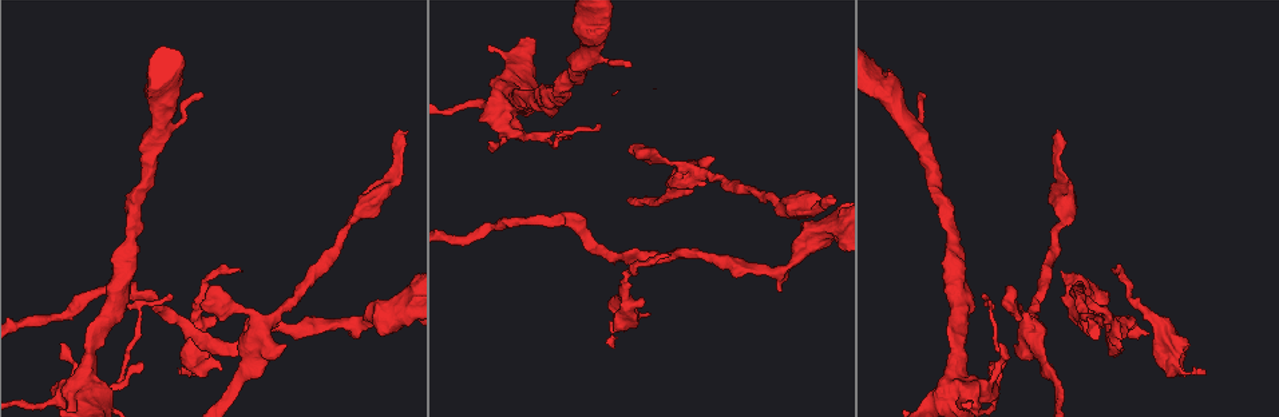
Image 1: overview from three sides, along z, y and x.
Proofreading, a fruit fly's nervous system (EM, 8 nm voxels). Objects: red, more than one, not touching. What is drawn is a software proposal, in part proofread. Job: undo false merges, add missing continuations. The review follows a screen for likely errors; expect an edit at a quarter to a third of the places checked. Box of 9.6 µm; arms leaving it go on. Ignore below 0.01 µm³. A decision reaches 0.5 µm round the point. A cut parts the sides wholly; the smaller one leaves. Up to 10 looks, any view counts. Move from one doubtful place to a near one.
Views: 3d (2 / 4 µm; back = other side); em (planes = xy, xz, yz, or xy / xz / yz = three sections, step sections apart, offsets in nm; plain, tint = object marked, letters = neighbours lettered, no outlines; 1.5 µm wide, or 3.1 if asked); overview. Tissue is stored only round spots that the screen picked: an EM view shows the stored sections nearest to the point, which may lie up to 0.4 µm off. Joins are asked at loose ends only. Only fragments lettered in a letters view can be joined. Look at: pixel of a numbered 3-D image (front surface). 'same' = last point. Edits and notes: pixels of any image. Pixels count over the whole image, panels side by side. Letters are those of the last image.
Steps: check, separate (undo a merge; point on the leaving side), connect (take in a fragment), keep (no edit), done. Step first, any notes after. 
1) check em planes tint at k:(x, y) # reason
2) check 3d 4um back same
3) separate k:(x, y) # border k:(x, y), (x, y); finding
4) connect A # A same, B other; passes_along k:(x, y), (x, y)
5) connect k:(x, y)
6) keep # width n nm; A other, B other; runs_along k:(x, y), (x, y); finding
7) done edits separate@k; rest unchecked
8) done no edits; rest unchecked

check 3d 4um at 1:(1112, 271)

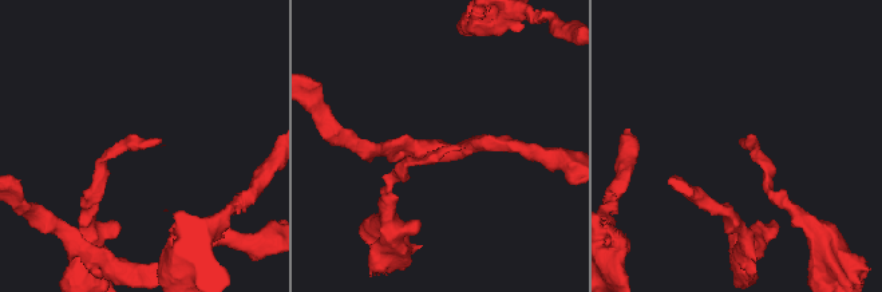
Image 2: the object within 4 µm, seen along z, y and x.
check em xz step 8 tint at 2:(160, 141)

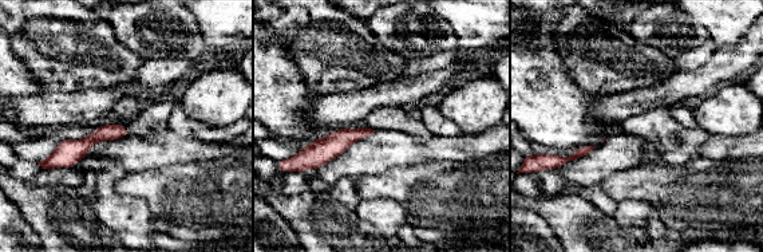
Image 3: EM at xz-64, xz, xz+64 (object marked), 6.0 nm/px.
check em planes letters same # cut it another way

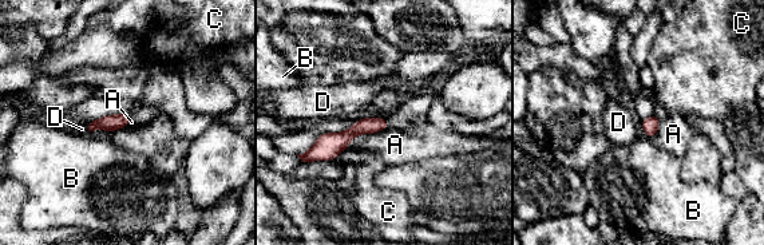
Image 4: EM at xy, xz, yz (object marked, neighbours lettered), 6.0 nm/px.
keep # width 100 nm; A other, B other, C other, D other; runs_along 4:(384, 123), (360, 126), (312, 154); none of them fits

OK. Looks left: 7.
check em planes letters at 1:(982, 295)

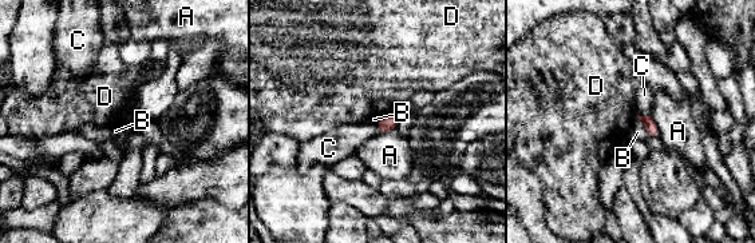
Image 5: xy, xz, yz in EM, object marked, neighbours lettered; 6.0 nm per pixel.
keep # width 70 nm; A other, B other, C other, D other; border 5:(636, 116), (651, 136); no lettered fragment goes on from it

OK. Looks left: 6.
check em planes tint at 1:(115, 385) # sudden change in width

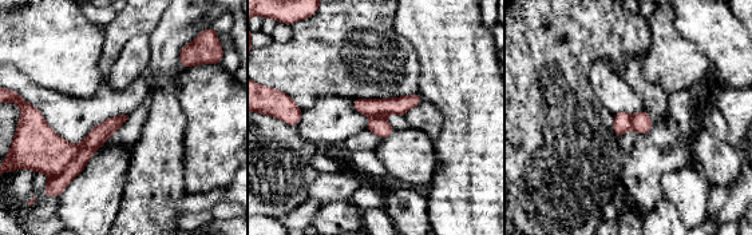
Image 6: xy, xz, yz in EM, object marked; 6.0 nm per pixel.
check em planes letters same # see the neighbours

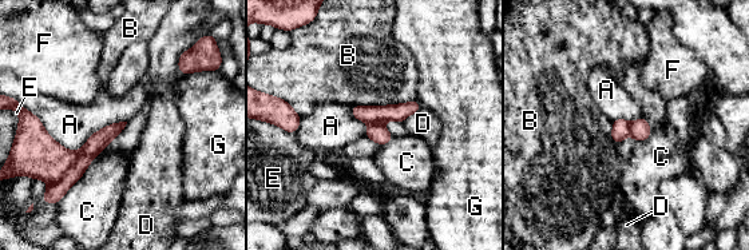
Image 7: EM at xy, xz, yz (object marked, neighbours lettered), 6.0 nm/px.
keep # A other, B other, C other, D other, E other, F other, G other; continuous, no second cell

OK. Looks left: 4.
check em yz step 4 tint at 1:(1060, 132) # end of a long branch

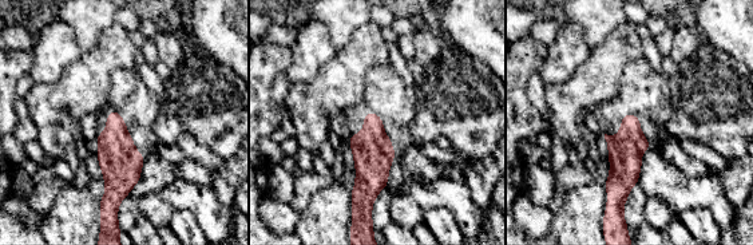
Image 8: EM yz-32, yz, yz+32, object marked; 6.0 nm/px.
check em planes letters same # cut it another way

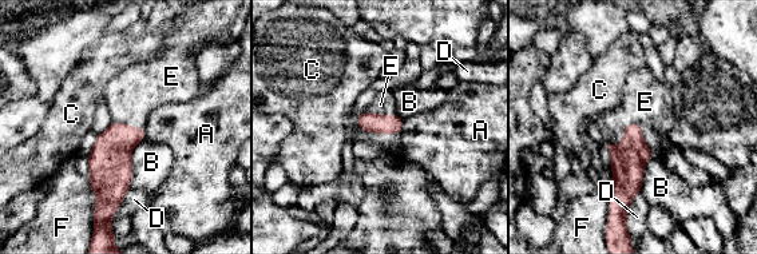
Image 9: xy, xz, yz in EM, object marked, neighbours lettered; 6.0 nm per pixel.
connect E # A other, B other, C other, D other, E same, F other; it goes on there

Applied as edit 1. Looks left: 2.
done edits connect@9; rest unchecked

